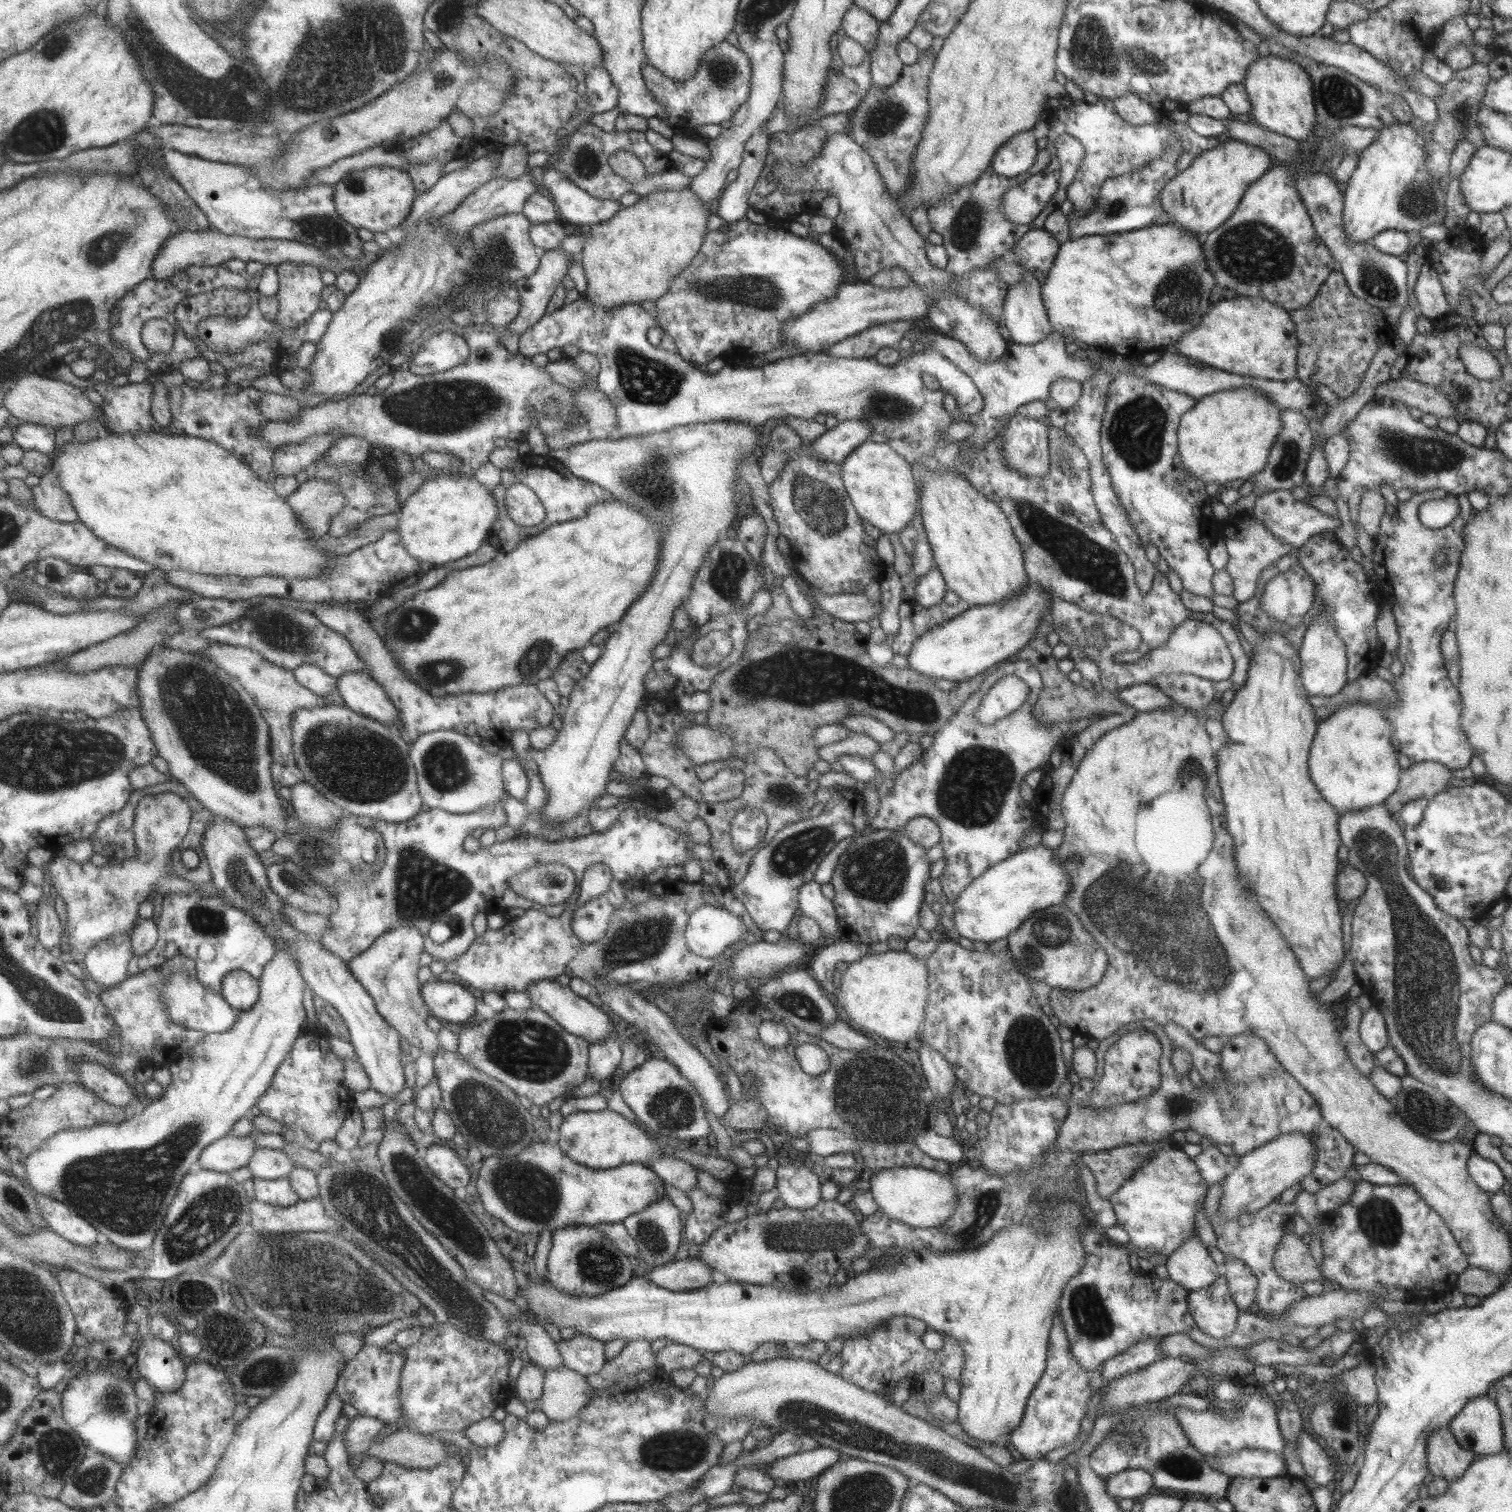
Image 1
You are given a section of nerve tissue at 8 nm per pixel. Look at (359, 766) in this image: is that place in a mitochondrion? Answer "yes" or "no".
yes

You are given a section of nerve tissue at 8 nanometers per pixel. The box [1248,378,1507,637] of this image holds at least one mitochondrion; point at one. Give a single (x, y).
(1419, 455)

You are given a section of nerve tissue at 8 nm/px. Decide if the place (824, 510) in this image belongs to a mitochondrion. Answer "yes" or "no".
yes

